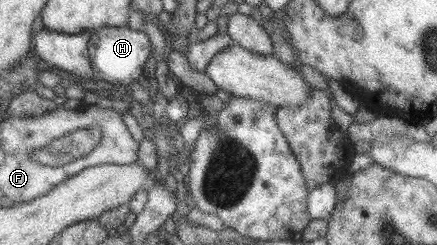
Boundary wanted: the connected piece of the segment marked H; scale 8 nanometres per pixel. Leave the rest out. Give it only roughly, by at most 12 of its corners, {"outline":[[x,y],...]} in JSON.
{"outline":[[100,27],[89,53],[104,80],[143,73],[152,56],[148,34]]}

